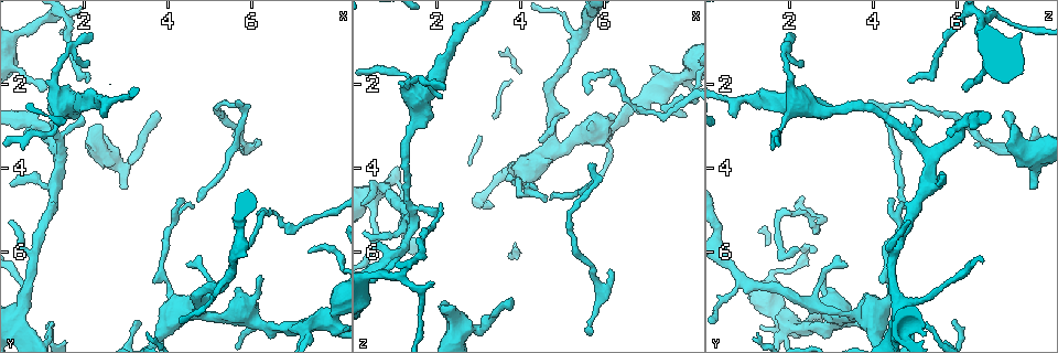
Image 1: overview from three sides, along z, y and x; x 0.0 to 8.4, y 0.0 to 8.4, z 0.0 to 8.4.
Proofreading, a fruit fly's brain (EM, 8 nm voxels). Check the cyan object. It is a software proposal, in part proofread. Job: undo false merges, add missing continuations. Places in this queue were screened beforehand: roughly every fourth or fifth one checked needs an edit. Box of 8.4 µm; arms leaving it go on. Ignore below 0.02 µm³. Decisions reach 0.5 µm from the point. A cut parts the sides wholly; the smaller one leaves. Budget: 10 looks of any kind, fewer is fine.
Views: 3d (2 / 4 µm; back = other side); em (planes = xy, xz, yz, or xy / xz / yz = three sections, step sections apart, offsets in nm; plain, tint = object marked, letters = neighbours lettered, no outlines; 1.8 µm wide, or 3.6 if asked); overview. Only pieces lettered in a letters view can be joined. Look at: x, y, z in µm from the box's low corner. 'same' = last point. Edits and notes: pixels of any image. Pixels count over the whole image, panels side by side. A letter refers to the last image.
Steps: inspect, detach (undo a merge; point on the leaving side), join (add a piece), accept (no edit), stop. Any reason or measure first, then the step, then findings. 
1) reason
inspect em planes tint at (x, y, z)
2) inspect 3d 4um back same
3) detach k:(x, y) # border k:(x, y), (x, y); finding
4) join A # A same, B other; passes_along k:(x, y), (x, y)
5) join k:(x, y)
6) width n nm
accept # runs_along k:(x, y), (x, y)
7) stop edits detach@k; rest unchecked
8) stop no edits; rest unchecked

a fork
inspect 3d 2um at (1.50, 3.70, 5.35)

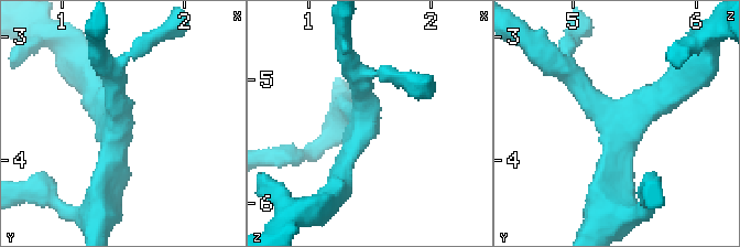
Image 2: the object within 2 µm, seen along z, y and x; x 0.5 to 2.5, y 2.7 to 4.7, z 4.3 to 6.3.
need the tissue
inspect em planes letters at (1.46, 3.66, 5.30)

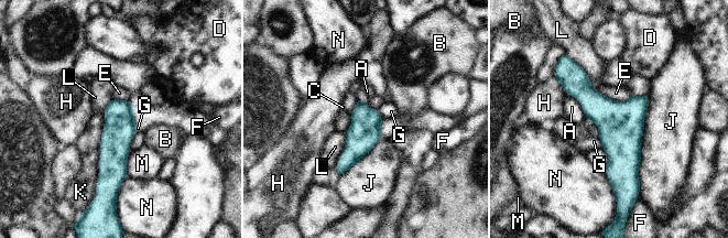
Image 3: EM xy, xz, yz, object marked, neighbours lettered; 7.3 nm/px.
accept # A other, B other, C other, D other, E other, F other, G other, H other, J other, K other, L other, M other, N other; continuous, no second cell

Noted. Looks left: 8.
an open end
inspect 3d 4um at (3.75, 2.65, 7.20)

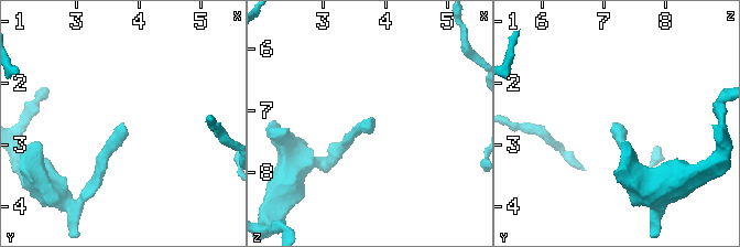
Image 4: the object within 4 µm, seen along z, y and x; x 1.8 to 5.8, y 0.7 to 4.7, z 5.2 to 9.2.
shape alone is not enough
inspect em 3.6um xz step 8 tint at (3.75, 2.65, 7.15)

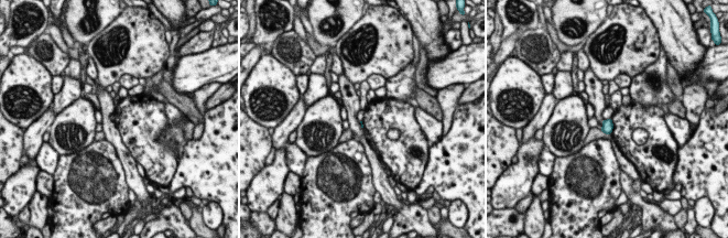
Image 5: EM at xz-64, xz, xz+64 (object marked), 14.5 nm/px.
inspect em 3.6um planes letters same

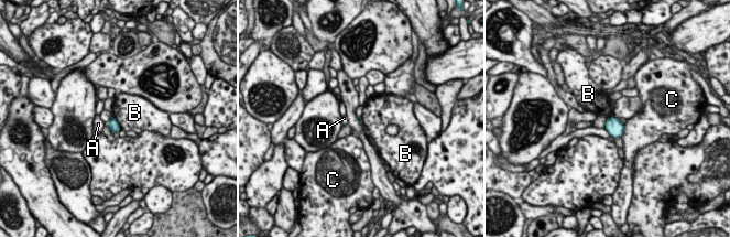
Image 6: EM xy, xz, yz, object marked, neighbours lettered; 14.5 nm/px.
accept # A other, B other, C other; no lettered piece goes on from it

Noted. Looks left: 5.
four-way junction
inspect 3d 4um at (1.45, 2.65, 2.10)

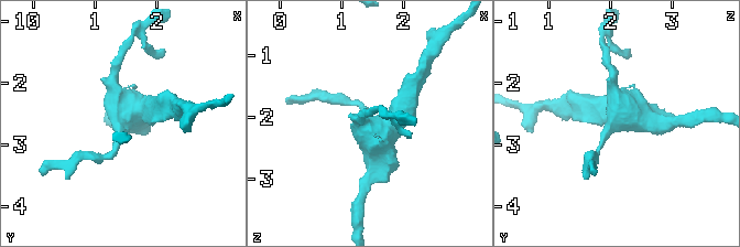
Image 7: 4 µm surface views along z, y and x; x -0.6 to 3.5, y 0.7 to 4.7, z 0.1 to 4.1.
arms 4; need the tissue
inspect em 3.6um planes letters at (1.45, 2.60, 2.10)

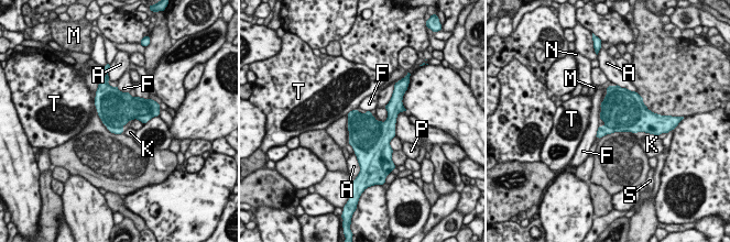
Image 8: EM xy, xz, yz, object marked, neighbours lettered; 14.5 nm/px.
accept # A other, F other, K other, M other, N other, P other, S other, T other; border 8:(116, 86), (121, 91), (128, 92); all the same cell

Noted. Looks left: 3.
thin end
inspect 3d 4um at (1.15, 2.15, 6.10)

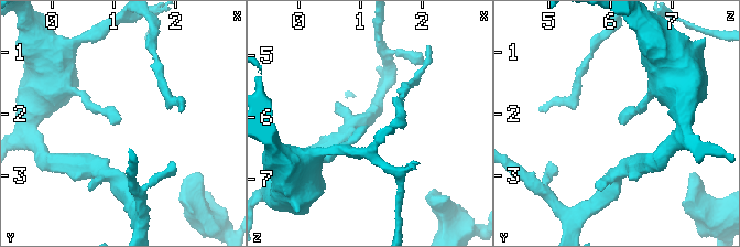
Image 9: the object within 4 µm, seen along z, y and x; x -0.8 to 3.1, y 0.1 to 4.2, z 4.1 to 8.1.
need the tissue
inspect em planes letters at (1.15, 2.05, 6.15)

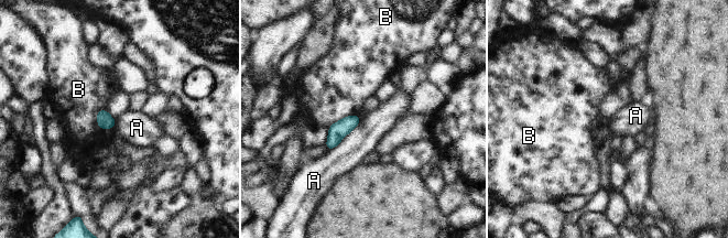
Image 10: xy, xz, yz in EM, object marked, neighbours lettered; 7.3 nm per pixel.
longest_contact A 320 nm
accept # A other, B other; none of them fits

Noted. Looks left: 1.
stop no edits; rest unchecked

